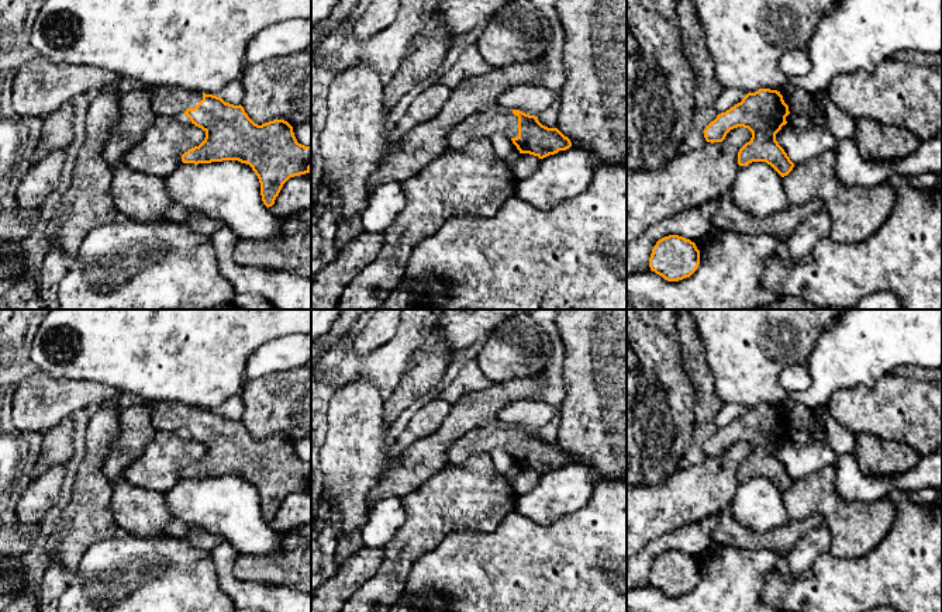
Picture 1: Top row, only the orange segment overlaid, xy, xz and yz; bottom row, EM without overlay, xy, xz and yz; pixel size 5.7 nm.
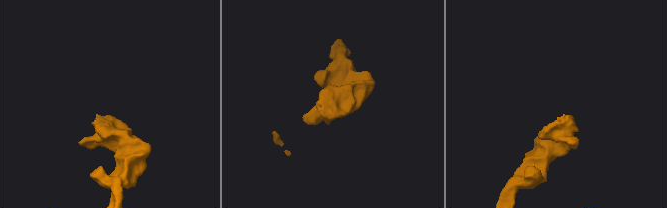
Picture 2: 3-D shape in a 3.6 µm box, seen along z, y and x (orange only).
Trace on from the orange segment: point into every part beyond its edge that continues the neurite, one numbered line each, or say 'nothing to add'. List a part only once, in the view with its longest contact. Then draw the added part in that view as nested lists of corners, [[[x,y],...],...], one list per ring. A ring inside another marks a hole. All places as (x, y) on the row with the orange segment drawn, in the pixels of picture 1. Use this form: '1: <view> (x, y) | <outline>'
1: xz (492, 120) | [[[494,104],[466,117],[448,134],[446,149],[459,151],[470,141],[491,138],[494,134],[510,139],[518,136],[518,117],[513,110]]]

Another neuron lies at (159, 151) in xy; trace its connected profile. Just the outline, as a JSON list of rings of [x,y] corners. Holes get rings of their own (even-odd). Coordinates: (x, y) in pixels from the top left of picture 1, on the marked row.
[[[156,115],[152,127],[123,156],[123,163],[135,172],[165,177],[179,169],[182,155],[204,138],[206,131],[194,124],[183,125],[173,115]]]

